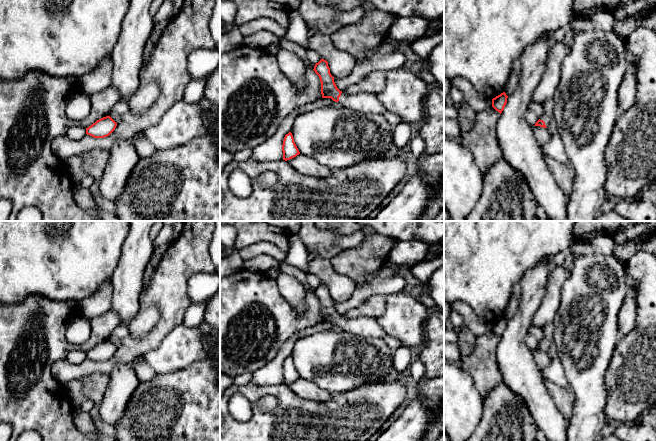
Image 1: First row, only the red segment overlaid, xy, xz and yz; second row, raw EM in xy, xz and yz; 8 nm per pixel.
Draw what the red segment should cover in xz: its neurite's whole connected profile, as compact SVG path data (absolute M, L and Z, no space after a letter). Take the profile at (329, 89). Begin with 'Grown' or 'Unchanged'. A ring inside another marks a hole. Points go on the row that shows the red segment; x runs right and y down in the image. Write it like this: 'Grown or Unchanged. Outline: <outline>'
Grown. Outline: M321 59L315 64L313 70L320 78L322 98L331 98L335 102L340 102L343 107L364 113L383 114L386 111L376 94L361 92L347 95L340 91L334 82L326 60Z

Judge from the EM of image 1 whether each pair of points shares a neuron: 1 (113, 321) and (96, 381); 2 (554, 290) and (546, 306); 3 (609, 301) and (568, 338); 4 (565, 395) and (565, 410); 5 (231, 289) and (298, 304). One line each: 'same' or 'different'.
1: different
2: same
3: same
4: same
5: different

